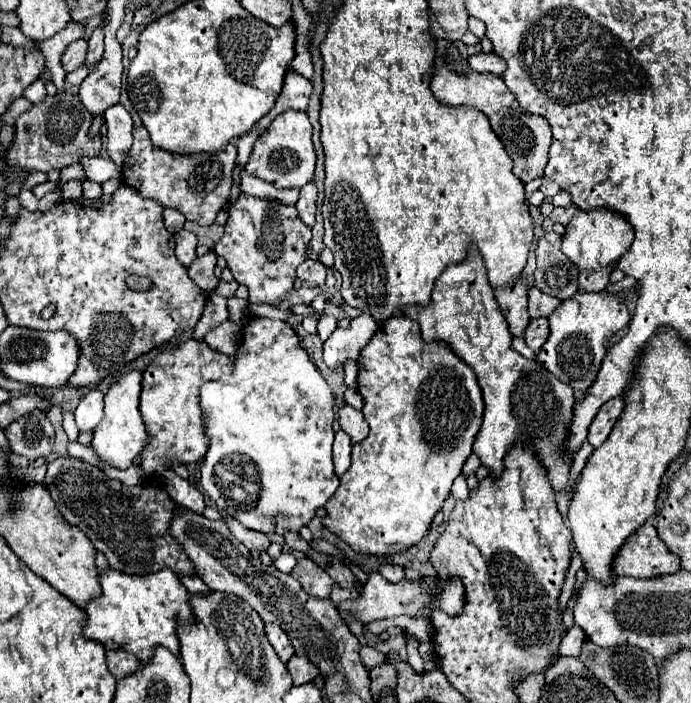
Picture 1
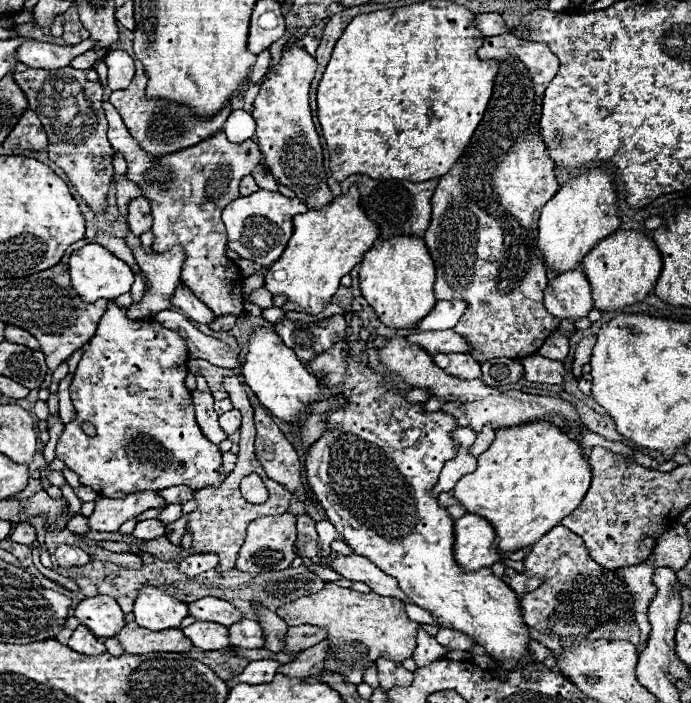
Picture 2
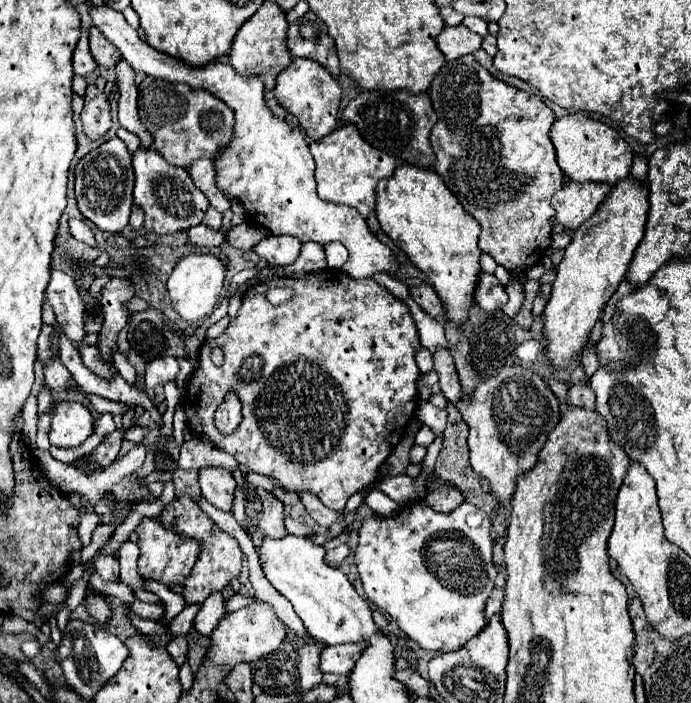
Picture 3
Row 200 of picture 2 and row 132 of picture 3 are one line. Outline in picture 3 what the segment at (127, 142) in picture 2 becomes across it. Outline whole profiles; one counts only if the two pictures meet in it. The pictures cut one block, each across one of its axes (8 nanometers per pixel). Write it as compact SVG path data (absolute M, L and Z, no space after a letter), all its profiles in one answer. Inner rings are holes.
M146 76L138 86L140 120L154 136L154 148L172 166L186 168L198 158L216 158L232 138L234 112L216 96L188 84L170 84L160 78Z

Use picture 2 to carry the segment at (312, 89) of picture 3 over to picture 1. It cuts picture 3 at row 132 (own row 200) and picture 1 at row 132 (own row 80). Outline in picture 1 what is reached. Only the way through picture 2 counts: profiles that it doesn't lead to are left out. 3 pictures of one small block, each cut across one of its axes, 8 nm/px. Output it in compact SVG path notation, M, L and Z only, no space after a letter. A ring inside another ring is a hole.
M286 110L256 138L246 170L276 188L302 188L312 180L314 164L316 152L312 144L312 124L308 122L306 112Z

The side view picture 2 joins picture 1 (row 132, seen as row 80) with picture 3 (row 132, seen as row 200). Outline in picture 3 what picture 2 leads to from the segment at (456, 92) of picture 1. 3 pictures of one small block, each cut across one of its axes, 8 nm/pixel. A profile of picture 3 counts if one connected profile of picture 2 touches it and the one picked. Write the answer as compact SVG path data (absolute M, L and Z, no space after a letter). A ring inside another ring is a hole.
M474 56L446 62L430 84L430 98L438 114L438 122L430 134L430 144L436 154L434 170L442 176L464 210L478 220L482 228L478 242L480 250L504 266L510 272L510 278L520 280L520 274L524 274L528 266L538 264L546 256L552 240L554 210L550 198L560 184L564 184L564 174L548 138L548 130L556 116L538 96L496 80L474 60Z

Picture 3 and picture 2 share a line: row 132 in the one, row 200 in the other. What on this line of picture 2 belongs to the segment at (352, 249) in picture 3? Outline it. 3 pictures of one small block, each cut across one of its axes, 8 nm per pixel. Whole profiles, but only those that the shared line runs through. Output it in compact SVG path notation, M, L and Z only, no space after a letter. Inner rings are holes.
M258 190L250 196L240 196L232 200L222 212L222 222L228 230L228 248L238 252L244 260L252 260L260 266L272 266L288 246L292 236L292 218L296 214L304 214L306 210L308 208L304 200L286 198L280 192Z

